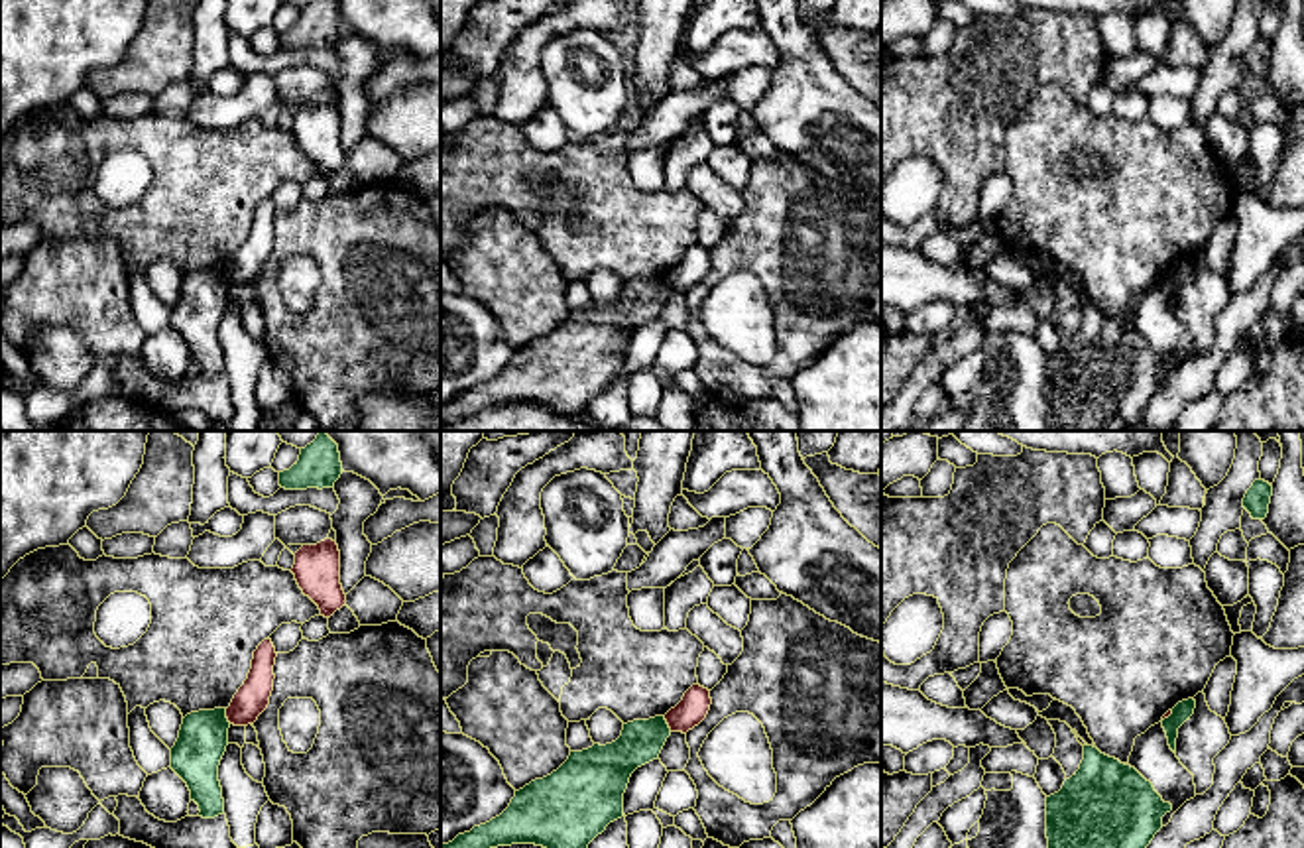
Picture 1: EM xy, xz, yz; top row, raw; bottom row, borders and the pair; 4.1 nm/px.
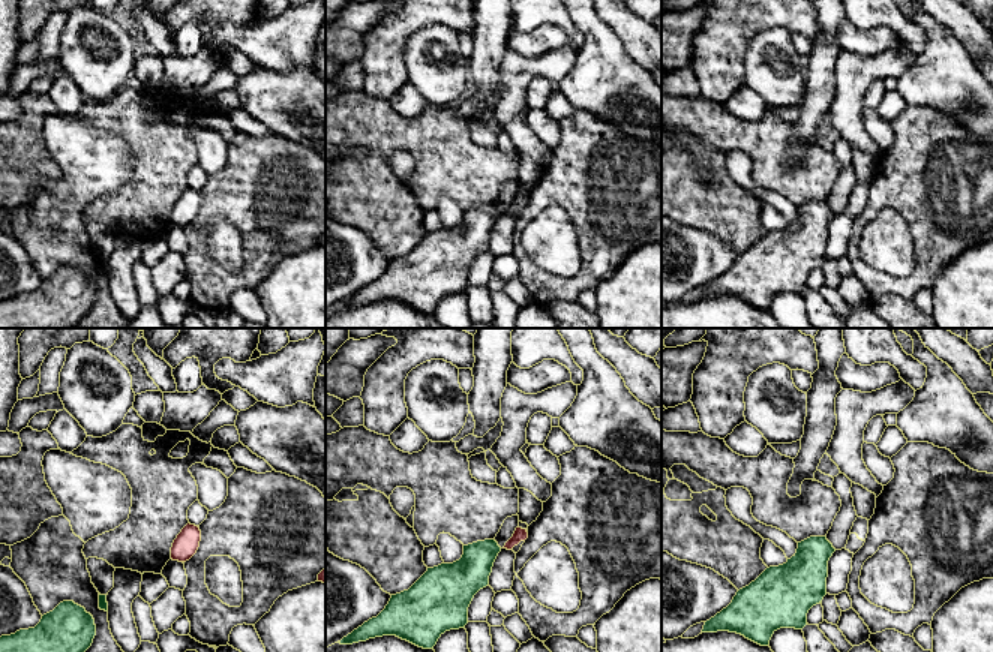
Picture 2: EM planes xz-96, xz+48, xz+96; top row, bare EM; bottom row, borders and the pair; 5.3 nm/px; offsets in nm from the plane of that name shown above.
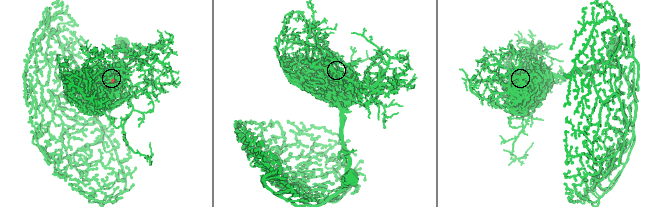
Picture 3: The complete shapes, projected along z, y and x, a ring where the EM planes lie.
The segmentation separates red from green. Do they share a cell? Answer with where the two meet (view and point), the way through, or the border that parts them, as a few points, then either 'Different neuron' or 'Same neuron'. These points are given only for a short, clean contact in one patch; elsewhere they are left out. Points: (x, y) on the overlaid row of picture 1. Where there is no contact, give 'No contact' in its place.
Touches red at xy (227, 717). Boundary: xy (225, 709), (225, 717), (231, 723). Different neuron

